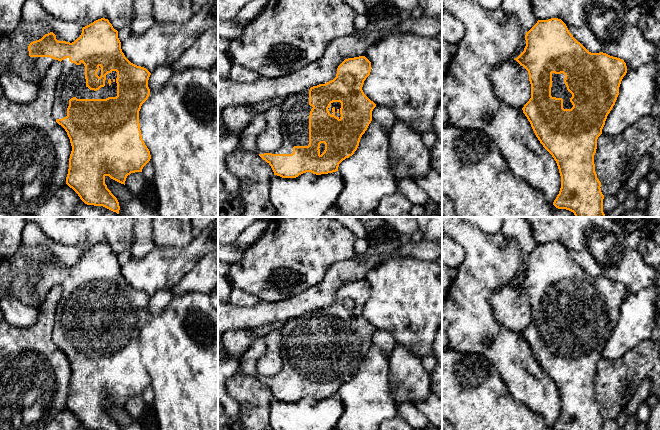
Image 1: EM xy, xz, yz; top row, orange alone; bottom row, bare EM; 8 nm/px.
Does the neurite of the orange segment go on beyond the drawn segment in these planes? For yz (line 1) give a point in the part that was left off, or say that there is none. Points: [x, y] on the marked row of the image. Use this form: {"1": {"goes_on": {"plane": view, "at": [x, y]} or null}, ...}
{"1": {"goes_on": {"plane": "yz", "at": [559, 90]}}}

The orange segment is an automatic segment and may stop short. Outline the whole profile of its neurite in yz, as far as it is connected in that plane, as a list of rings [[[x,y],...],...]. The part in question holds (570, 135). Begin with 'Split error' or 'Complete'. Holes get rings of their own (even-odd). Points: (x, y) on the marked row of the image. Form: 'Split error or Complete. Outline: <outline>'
Split error. Outline: [[[558,18],[538,20],[525,35],[524,51],[514,60],[529,74],[531,98],[522,108],[523,113],[543,145],[557,163],[561,176],[561,188],[553,202],[558,209],[566,209],[575,217],[605,217],[603,212],[604,195],[601,182],[595,172],[594,155],[597,139],[602,134],[608,114],[619,95],[619,87],[627,73],[624,60],[606,53],[591,53],[569,32],[566,24]]]

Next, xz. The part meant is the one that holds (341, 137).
Split error. Outline: [[[365,56],[345,59],[333,80],[293,93],[282,102],[282,143],[274,152],[257,152],[271,166],[274,175],[296,178],[306,172],[333,173],[343,160],[354,154],[376,107],[362,90],[370,72],[371,62]]]

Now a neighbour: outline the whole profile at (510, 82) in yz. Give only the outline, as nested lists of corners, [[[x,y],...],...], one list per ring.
[[[516,60],[494,67],[490,80],[494,94],[509,106],[523,108],[531,98],[528,71]]]

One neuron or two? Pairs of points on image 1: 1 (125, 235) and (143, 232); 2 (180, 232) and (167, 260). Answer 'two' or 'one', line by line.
1: two
2: two

